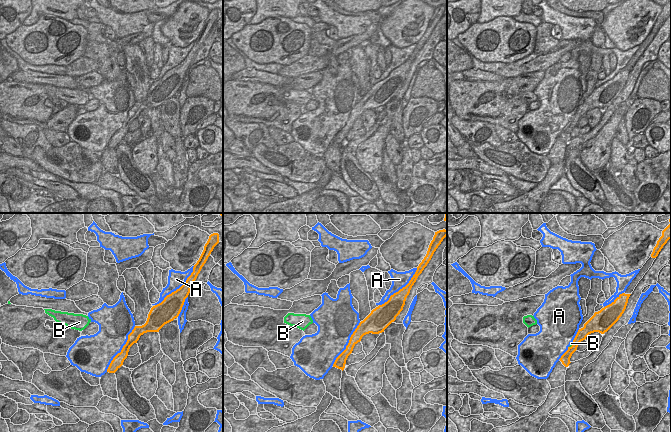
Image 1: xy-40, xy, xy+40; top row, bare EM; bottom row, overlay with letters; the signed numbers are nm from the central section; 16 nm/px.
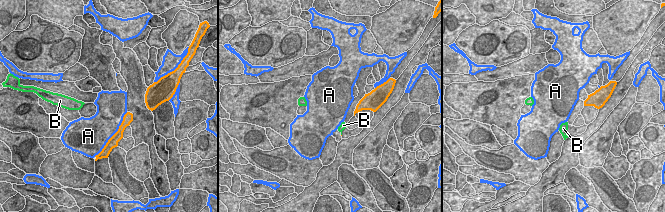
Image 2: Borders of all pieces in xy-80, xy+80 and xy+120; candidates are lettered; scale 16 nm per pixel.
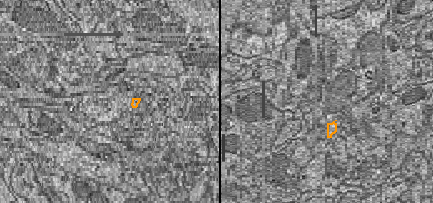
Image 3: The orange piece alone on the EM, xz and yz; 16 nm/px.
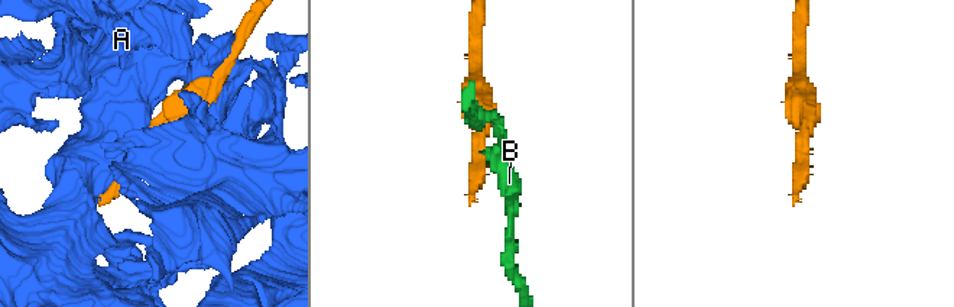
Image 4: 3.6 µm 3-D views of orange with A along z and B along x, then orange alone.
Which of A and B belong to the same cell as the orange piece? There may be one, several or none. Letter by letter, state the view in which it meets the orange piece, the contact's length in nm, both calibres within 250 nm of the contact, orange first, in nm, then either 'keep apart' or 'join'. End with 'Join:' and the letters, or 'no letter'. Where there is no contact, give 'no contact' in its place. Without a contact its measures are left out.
A: contact in xy-40; length 900 nm; calibres 320 and 280 nm; keep apart
B: contact in xy+40; length 110 nm; calibres 170 and 30 nm; keep apart
Join: no letter

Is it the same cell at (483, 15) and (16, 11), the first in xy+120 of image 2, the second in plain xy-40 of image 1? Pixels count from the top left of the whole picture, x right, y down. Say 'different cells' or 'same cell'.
different cells

